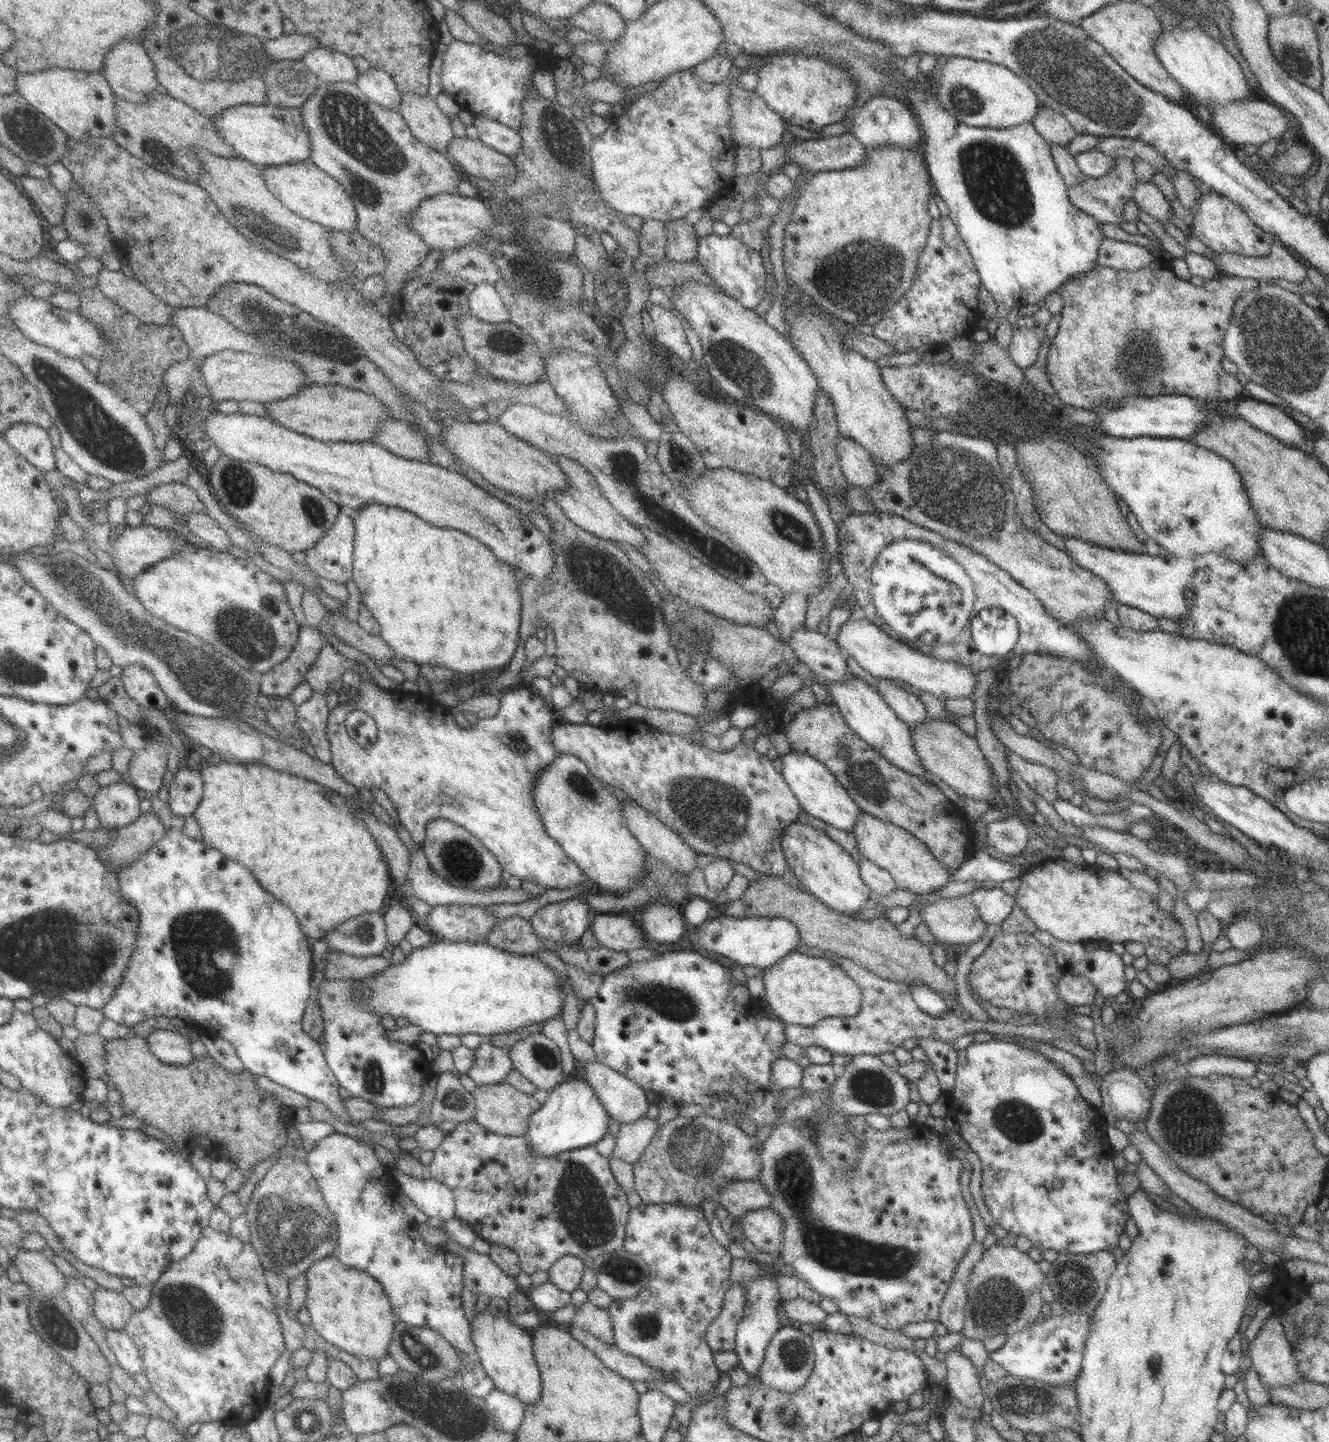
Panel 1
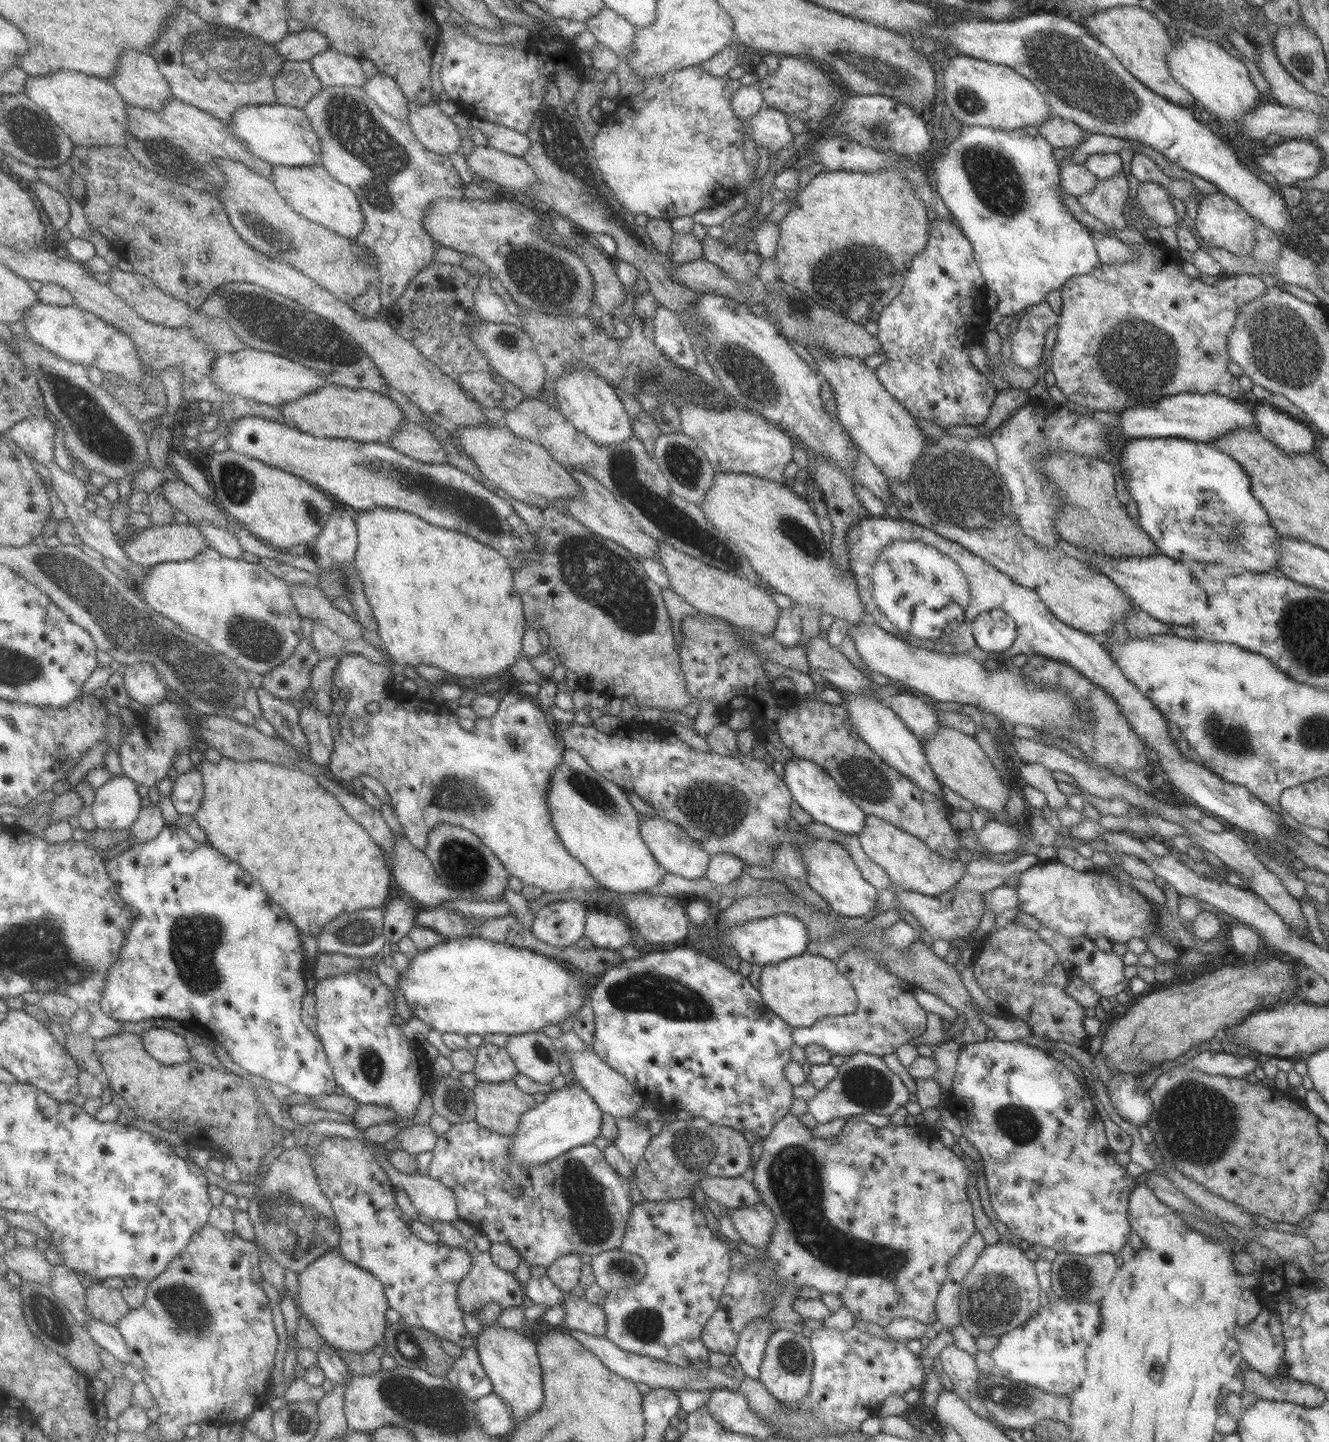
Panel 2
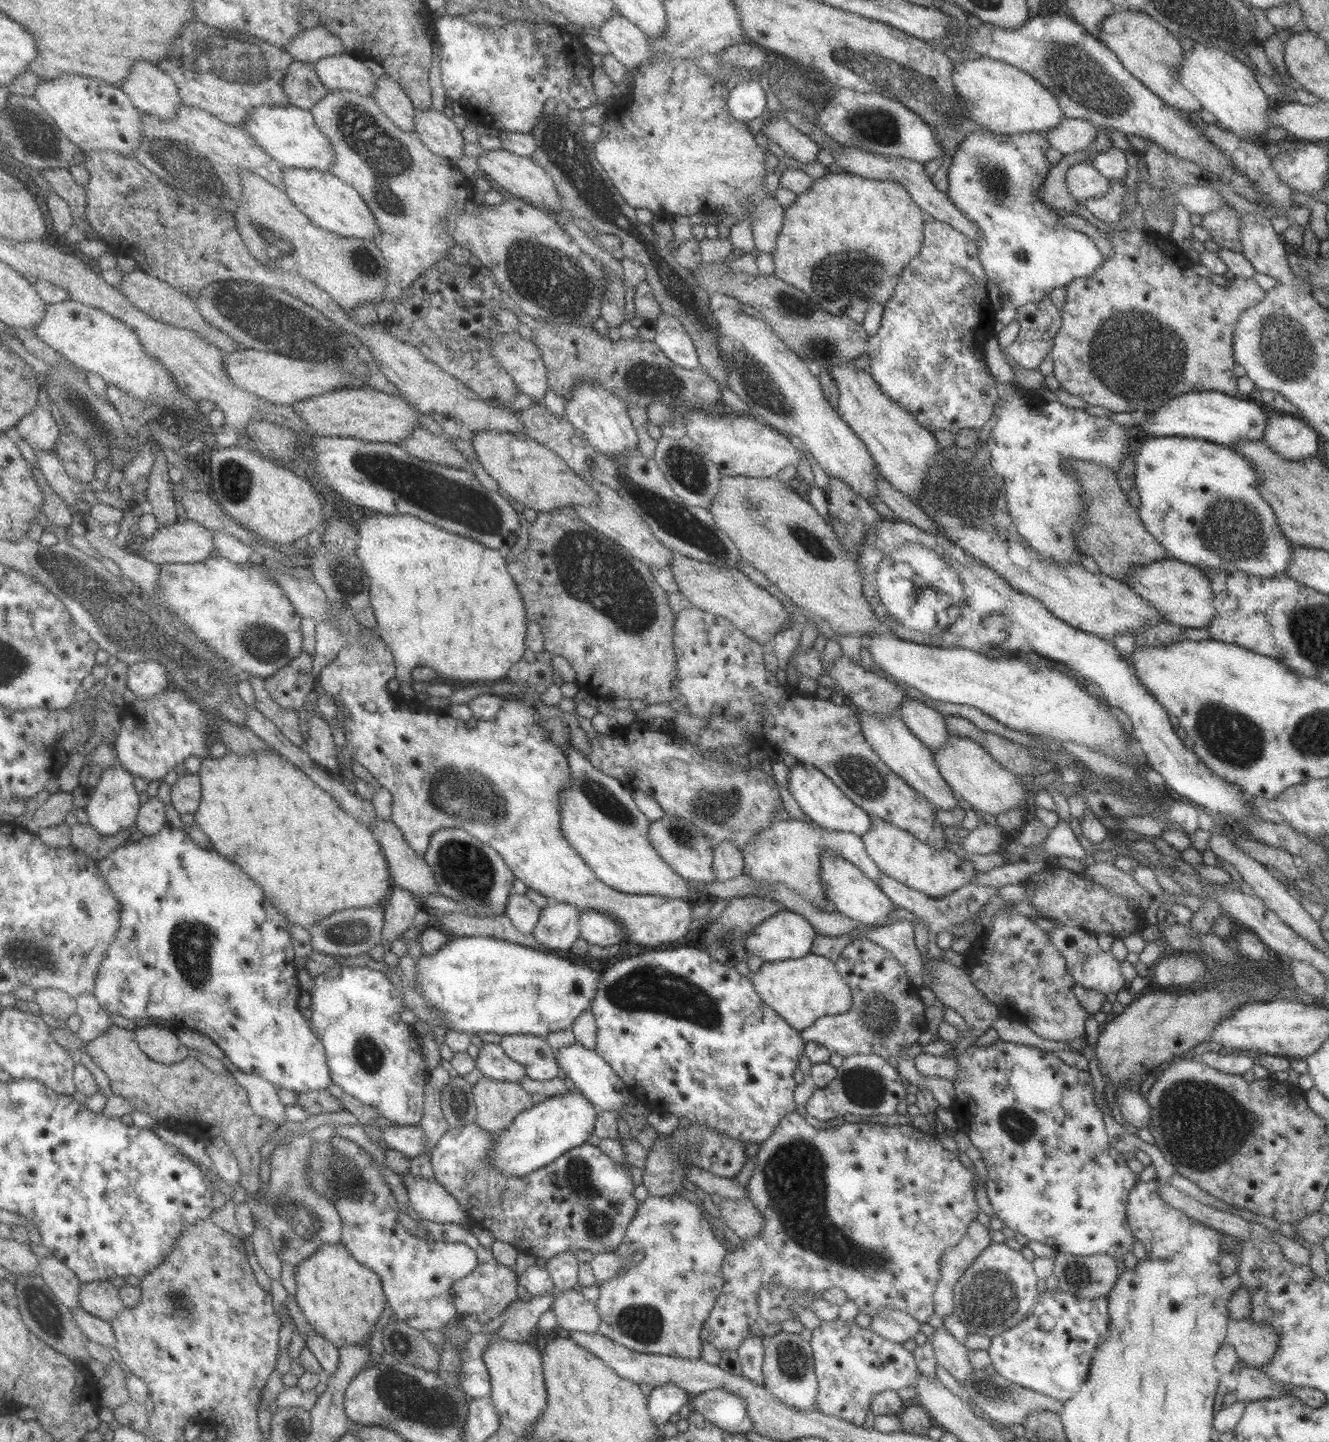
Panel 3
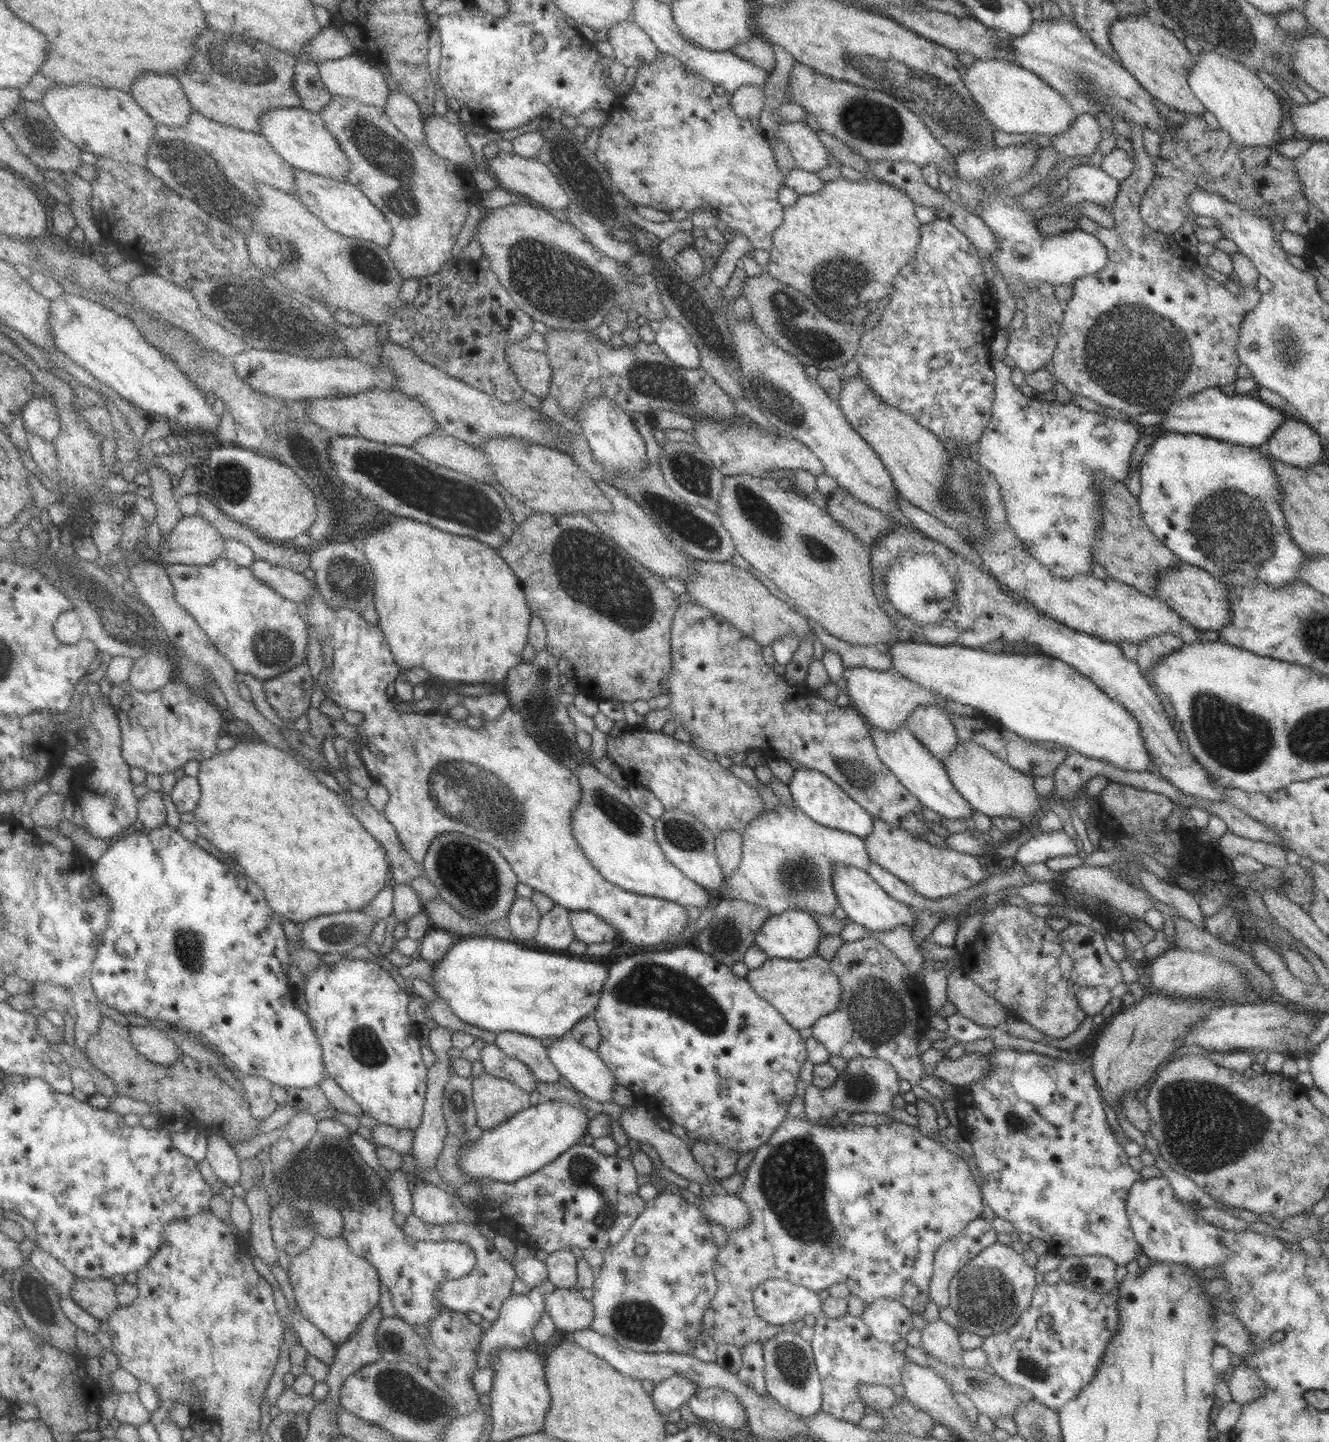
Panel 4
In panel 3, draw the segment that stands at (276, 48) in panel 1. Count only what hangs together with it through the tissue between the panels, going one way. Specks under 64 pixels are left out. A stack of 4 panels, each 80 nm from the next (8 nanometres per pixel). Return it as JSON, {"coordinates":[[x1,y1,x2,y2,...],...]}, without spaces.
{"coordinates":[[321,26,302,31,285,49,296,61,313,63,325,56,347,53,343,38]]}

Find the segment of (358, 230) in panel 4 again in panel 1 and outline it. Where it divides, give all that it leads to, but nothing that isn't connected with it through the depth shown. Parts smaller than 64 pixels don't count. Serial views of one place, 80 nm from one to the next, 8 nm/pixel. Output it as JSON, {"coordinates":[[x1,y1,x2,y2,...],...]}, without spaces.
{"coordinates":[[312,159,294,164,262,167,270,190,278,194,277,197,281,198,290,210,326,228,344,232,354,232,359,229,360,217,358,217,357,203,354,202,352,194,349,194,346,187,334,178,334,175,322,170,322,167]]}

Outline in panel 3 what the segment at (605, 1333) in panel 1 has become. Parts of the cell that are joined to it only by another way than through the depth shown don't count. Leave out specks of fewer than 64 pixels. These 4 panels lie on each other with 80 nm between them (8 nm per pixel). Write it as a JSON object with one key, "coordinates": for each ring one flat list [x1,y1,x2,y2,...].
{"coordinates":[[574,1289,560,1291,551,1309,556,1314,558,1327,564,1331,592,1334,598,1331,600,1325,596,1306,596,1302,586,1299,581,1292]]}

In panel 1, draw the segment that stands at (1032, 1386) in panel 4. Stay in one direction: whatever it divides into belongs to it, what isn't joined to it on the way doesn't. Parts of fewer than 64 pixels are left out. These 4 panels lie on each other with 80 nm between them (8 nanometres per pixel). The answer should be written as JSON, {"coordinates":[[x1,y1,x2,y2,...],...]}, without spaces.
{"coordinates":[[1064,1311,1064,1314,1060,1314,1060,1316,1053,1316,1051,1314,1049,1319,1042,1317,1040,1323,1034,1324,1024,1331,1009,1335,1004,1346,989,1352,989,1358,1006,1369,1007,1374,1012,1377,1020,1379,1030,1378,1036,1381,1044,1381,1051,1385,1063,1385,1064,1383,1068,1384,1070,1381,1076,1380,1081,1371,1083,1352,1085,1351,1085,1334,1090,1330,1092,1314]]}

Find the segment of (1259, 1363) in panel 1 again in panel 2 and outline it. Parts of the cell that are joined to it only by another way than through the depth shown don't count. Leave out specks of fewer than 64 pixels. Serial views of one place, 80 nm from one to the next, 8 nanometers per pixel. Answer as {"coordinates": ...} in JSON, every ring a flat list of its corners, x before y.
{"coordinates":[[1261,1310,1260,1314,1250,1324,1236,1328,1234,1338,1239,1342,1244,1360,1250,1368,1261,1372,1264,1376,1272,1378,1279,1375,1279,1368,1285,1359,1285,1338,1283,1337,1280,1318,1274,1312]]}

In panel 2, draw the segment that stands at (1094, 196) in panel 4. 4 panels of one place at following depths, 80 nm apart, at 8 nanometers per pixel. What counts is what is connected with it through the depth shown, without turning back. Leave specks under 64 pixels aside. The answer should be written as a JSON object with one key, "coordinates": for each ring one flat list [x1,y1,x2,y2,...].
{"coordinates":[[1070,157,1059,161,1059,169,1061,190,1075,197,1089,193,1098,180,1083,164,1076,164]]}

